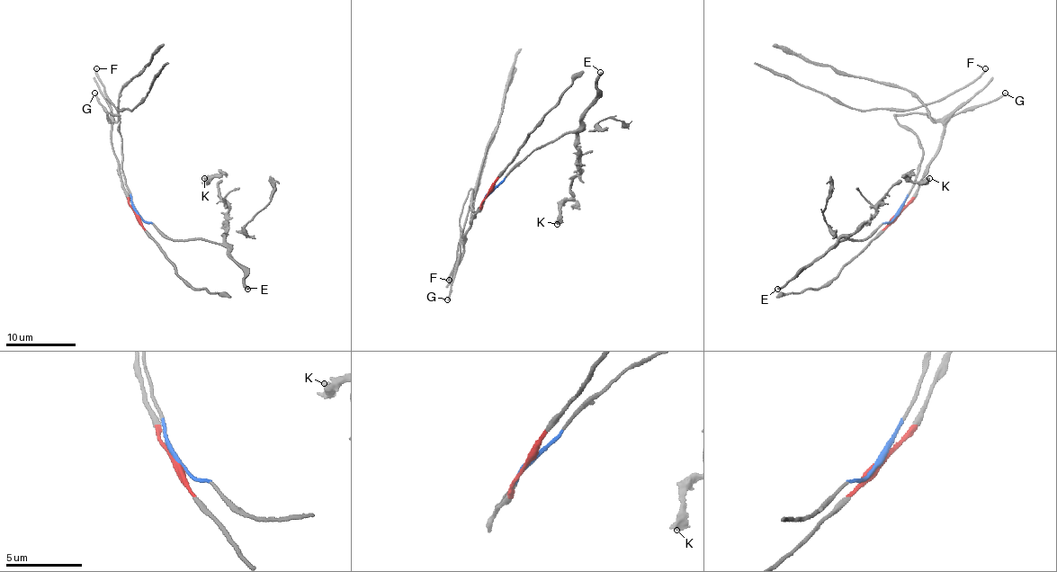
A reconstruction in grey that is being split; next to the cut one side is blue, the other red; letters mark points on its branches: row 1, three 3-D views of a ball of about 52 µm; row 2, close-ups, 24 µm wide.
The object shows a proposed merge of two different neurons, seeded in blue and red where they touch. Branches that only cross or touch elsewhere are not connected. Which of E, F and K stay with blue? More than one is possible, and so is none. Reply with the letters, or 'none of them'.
E, K

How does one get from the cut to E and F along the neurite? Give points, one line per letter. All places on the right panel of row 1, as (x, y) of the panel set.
E: (898, 213), (863, 239), (837, 243), (777, 289)
F: (898, 213), (918, 187), (942, 138), (944, 126), (921, 106), (966, 87), (986, 68)

